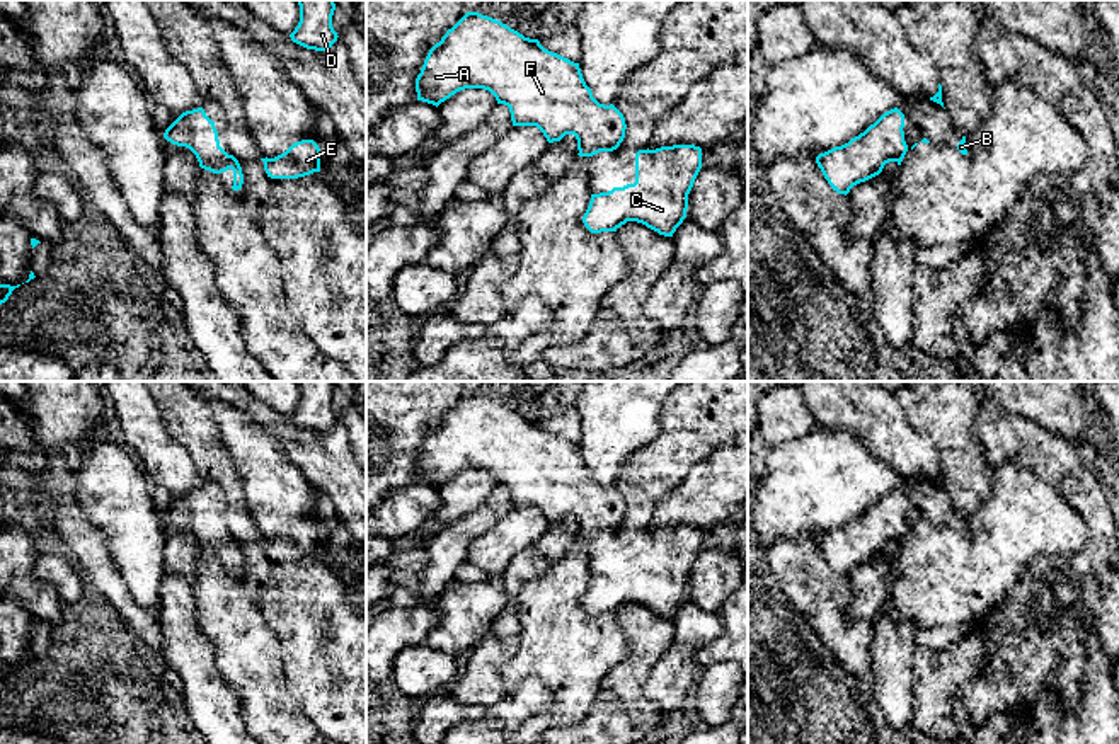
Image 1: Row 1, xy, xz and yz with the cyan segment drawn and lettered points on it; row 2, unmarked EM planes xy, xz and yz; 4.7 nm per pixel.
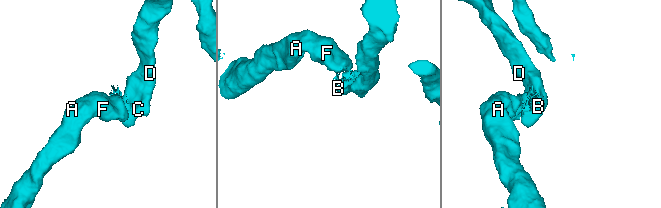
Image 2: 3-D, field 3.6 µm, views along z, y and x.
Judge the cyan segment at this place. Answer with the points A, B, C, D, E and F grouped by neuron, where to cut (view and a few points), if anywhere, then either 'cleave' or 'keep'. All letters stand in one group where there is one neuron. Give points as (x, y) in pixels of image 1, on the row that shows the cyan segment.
A B C D E F | no cut | keep

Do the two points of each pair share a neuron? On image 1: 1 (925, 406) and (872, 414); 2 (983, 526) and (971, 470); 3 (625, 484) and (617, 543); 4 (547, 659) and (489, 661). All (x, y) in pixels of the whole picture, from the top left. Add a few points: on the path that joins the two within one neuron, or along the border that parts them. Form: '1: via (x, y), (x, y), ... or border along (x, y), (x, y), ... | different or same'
1: border along (896, 399), (906, 421), (929, 440) | different
2: border along (995, 474), (992, 494), (978, 511), (966, 518) | different
3: via (634, 499), (634, 521), (629, 528) | same
4: border along (518, 646), (501, 669), (506, 692) | different

